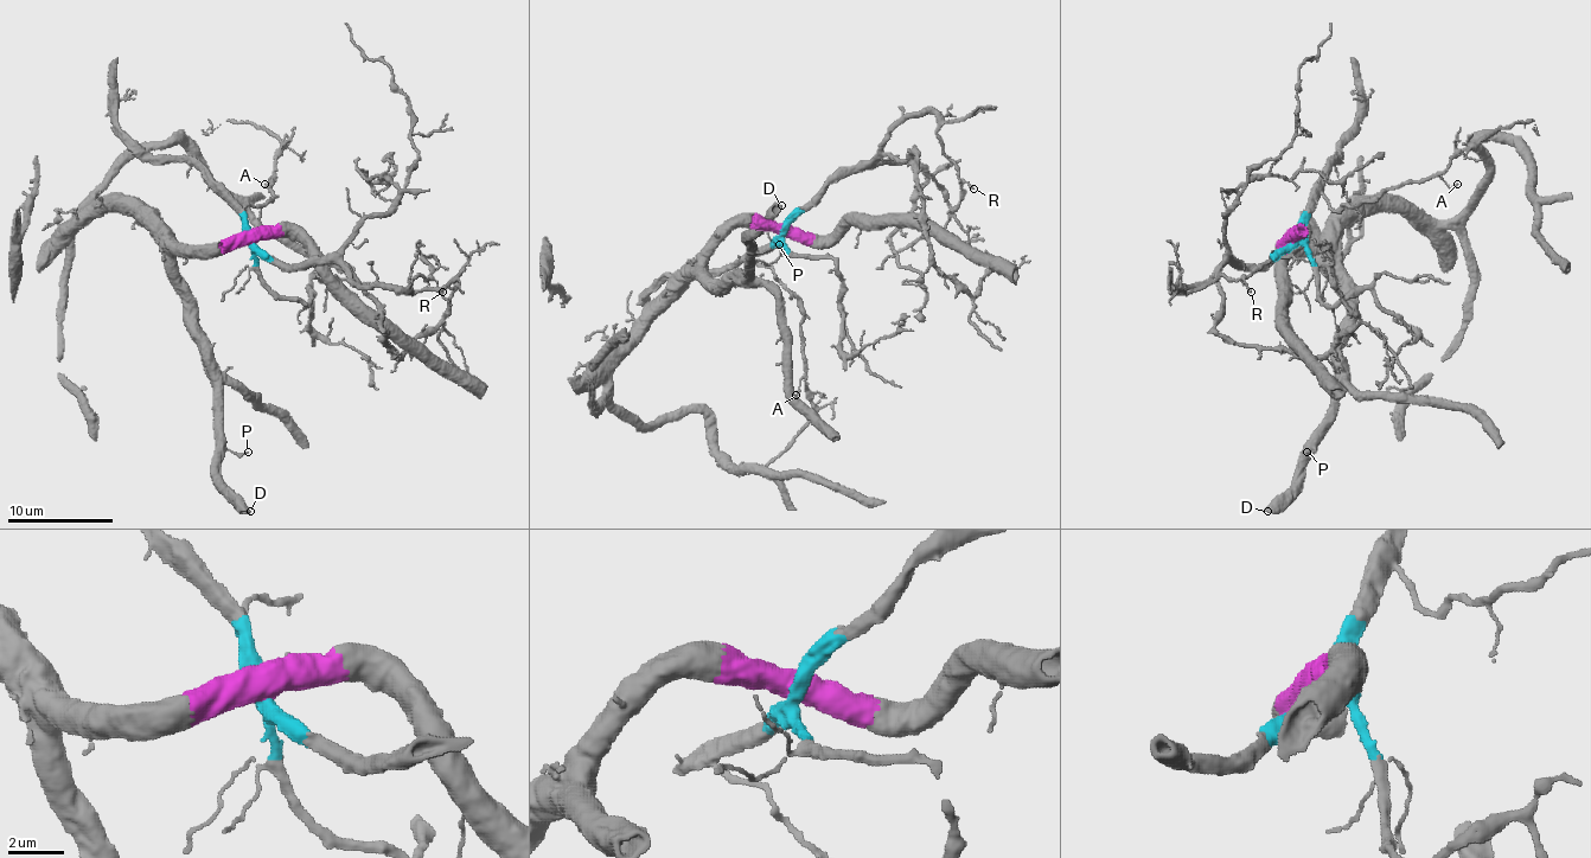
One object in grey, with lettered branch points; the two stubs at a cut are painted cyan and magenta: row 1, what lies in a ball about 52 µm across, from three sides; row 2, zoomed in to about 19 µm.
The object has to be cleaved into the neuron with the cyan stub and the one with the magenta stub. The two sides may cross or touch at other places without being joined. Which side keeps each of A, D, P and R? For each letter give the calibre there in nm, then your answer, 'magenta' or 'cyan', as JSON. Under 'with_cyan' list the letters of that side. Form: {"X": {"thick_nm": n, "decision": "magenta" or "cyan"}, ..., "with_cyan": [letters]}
{"A": {"thick_nm": 120, "decision": "cyan"}, "D": {"thick_nm": 420, "decision": "magenta"}, "P": {"thick_nm": 130, "decision": "magenta"}, "R": {"thick_nm": 100, "decision": "cyan"}, "with_cyan": ["A", "R"]}

